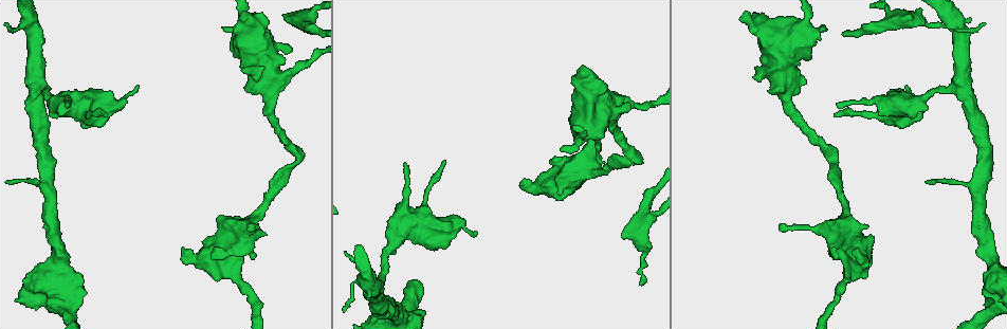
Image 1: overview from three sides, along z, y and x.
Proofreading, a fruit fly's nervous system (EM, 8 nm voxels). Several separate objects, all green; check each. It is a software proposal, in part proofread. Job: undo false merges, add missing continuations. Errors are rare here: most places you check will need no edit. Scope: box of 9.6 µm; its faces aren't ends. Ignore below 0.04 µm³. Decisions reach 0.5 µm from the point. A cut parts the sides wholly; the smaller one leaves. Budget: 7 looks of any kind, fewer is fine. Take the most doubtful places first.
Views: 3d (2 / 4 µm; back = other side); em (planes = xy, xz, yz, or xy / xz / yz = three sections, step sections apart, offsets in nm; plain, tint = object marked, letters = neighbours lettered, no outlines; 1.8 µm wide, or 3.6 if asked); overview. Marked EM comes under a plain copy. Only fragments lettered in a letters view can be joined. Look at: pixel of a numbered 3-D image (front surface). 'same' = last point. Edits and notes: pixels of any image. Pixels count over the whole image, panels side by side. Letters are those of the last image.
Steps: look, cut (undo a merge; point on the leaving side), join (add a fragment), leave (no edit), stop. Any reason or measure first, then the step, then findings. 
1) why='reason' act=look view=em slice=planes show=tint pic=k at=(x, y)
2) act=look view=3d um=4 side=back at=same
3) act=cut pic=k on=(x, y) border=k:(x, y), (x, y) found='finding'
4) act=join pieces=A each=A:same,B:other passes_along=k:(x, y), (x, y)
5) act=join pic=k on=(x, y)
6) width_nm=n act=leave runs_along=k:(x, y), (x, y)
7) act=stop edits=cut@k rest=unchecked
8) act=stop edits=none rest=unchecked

why='two arms in line, one across' act=look view=3d um=4 pic=1 at=(37, 88)

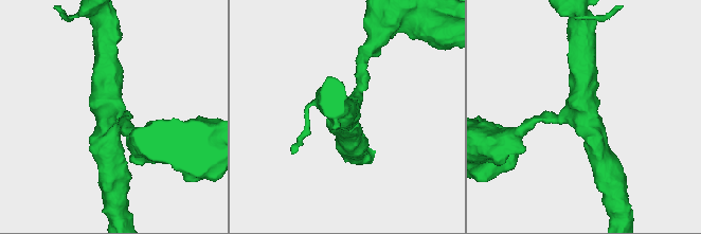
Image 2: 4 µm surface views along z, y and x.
arms=3 arm_widths_nm=180,400,440 act=look view=em slice=xy step=16 show=tint pic=2 at=(108, 112)

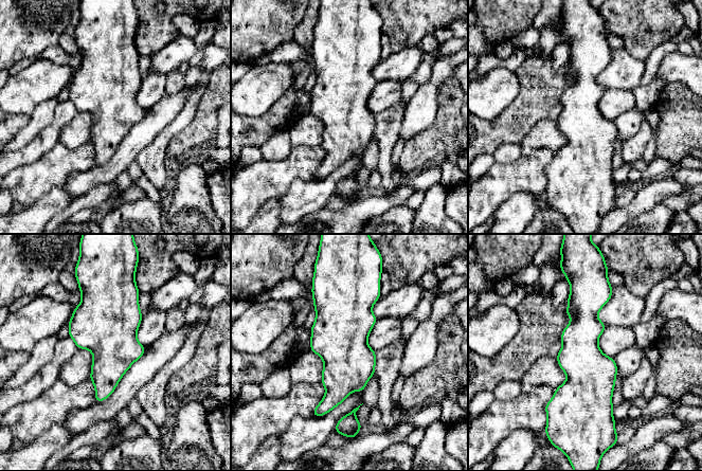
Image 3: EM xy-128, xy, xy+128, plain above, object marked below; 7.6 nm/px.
act=look view=em slice=planes show=letters at=same

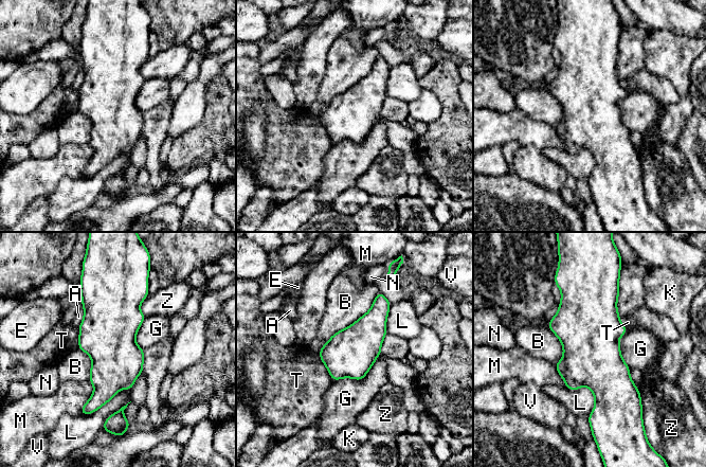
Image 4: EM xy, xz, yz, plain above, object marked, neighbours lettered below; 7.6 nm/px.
act=leave each=A:other,B:other,E:other,G:other,K:other,L:other,M:other,N:other,T:other,V:other,Z:other border=4:(381, 353), (361, 379), (333, 381) found='one neuron here'

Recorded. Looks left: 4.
why='a fork' act=look view=3d um=4 pic=1 at=(304, 19)

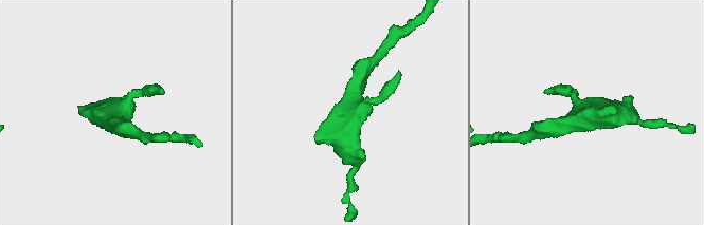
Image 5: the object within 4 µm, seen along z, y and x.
arms=3 why='now the EM' act=look view=em slice=xy step=8 show=tint pic=5 at=(114, 116)

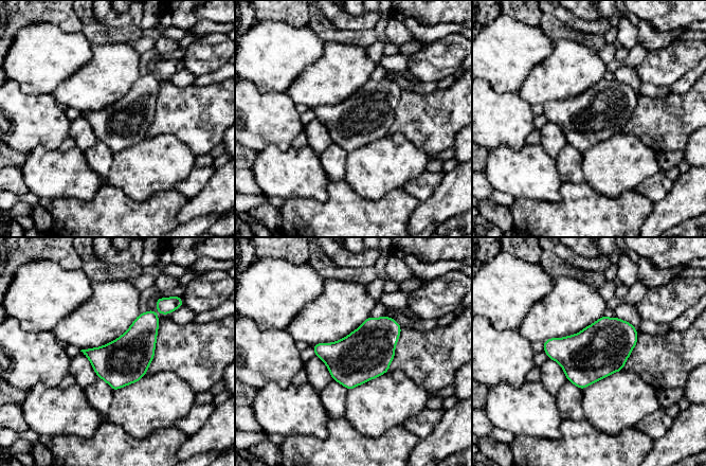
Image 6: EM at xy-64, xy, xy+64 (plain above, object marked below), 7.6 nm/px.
why='another direction' act=look view=em slice=planes show=letters at=same

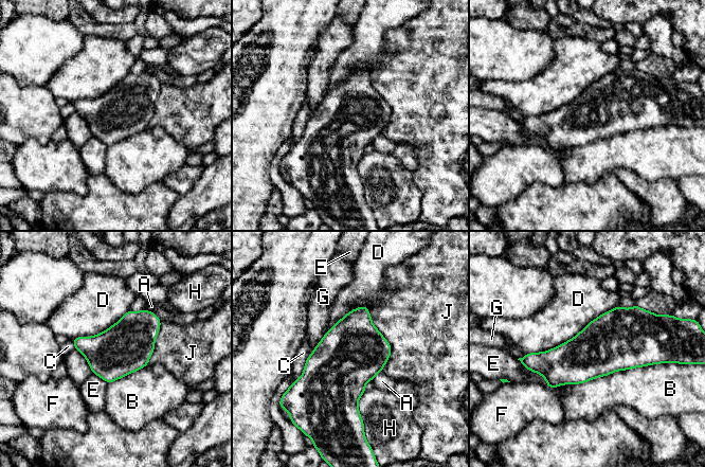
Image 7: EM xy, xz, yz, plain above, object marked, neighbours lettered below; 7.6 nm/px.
act=leave each=A:other,B:other,C:other,D:other,E:other,F:other,G:other,H:other,J:other border=7:(617, 305), (565, 342), (525, 355) found='continuous, no second neuron'

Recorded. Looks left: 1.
act=stop edits=none rest=unchecked

